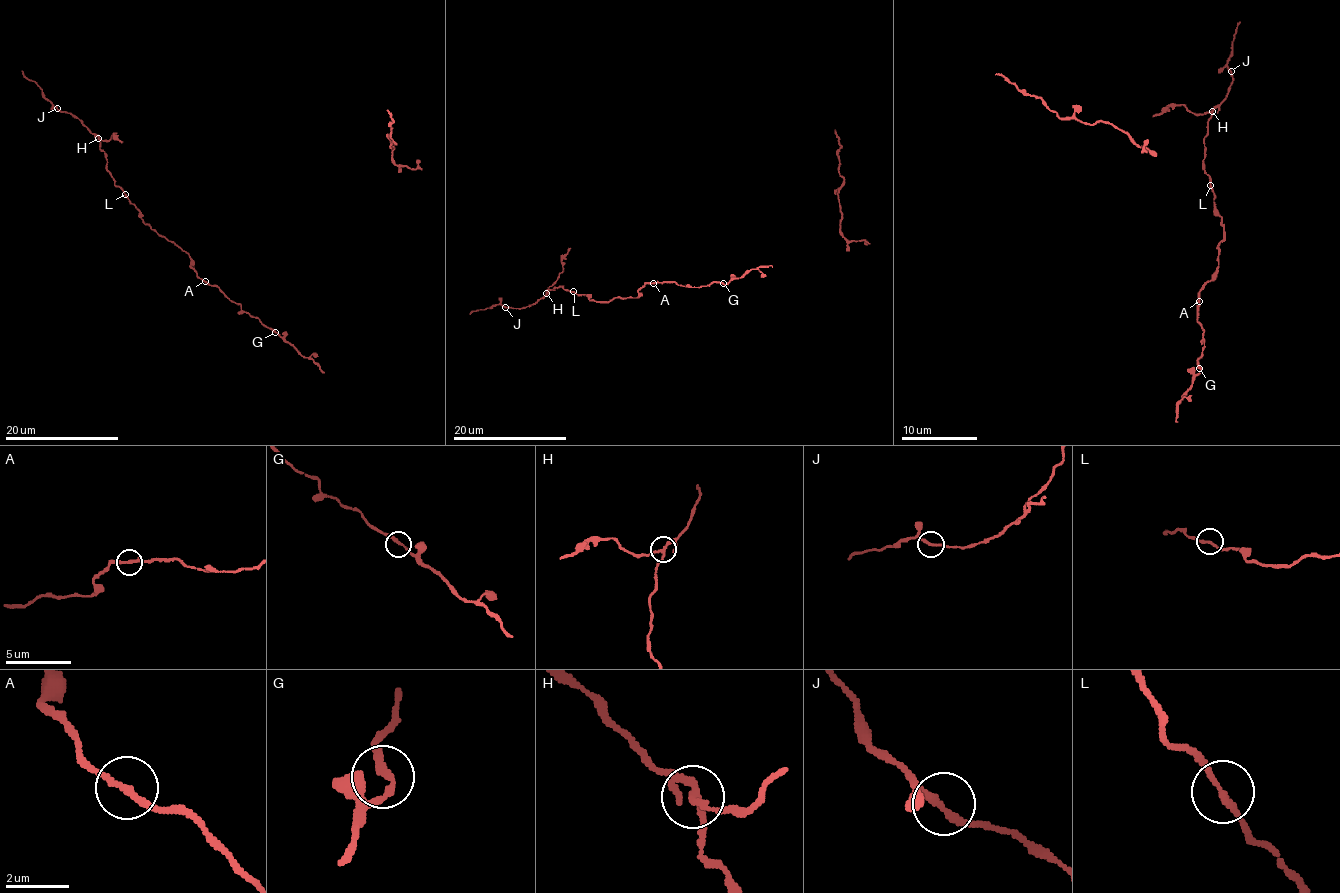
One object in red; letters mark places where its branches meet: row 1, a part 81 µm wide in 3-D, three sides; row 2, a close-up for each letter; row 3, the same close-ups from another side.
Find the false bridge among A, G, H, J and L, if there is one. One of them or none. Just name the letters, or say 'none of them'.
H

